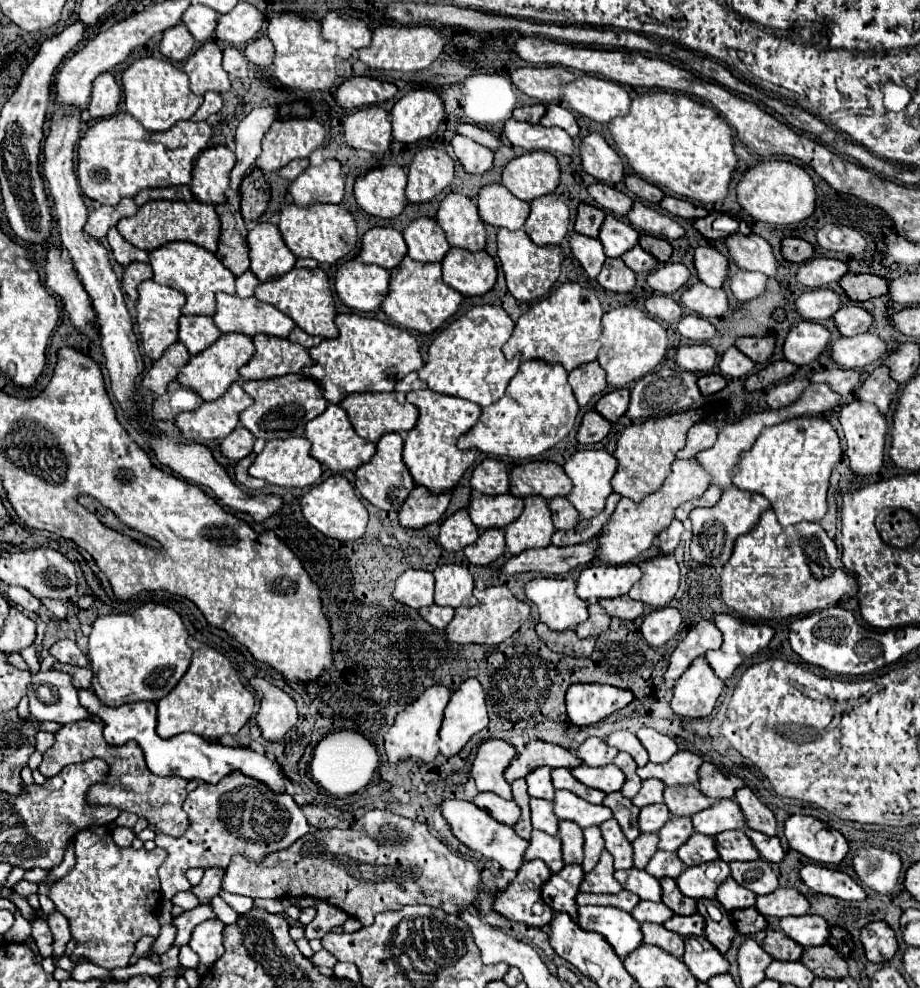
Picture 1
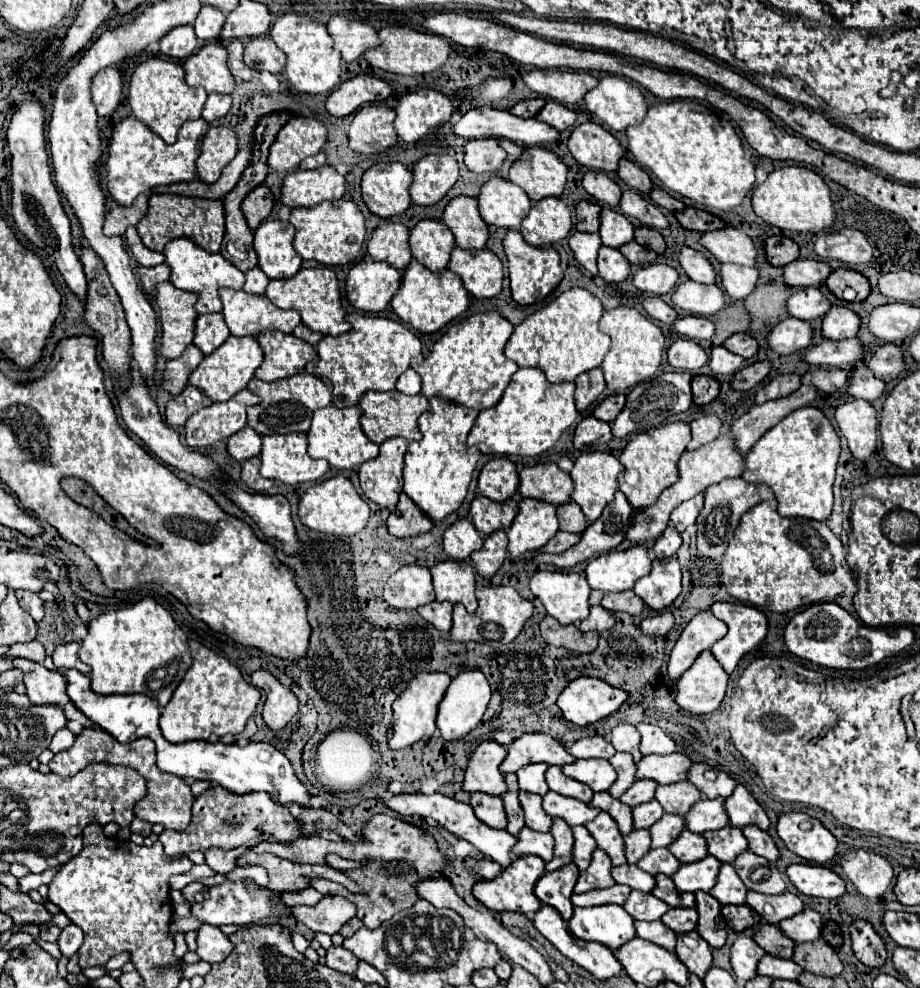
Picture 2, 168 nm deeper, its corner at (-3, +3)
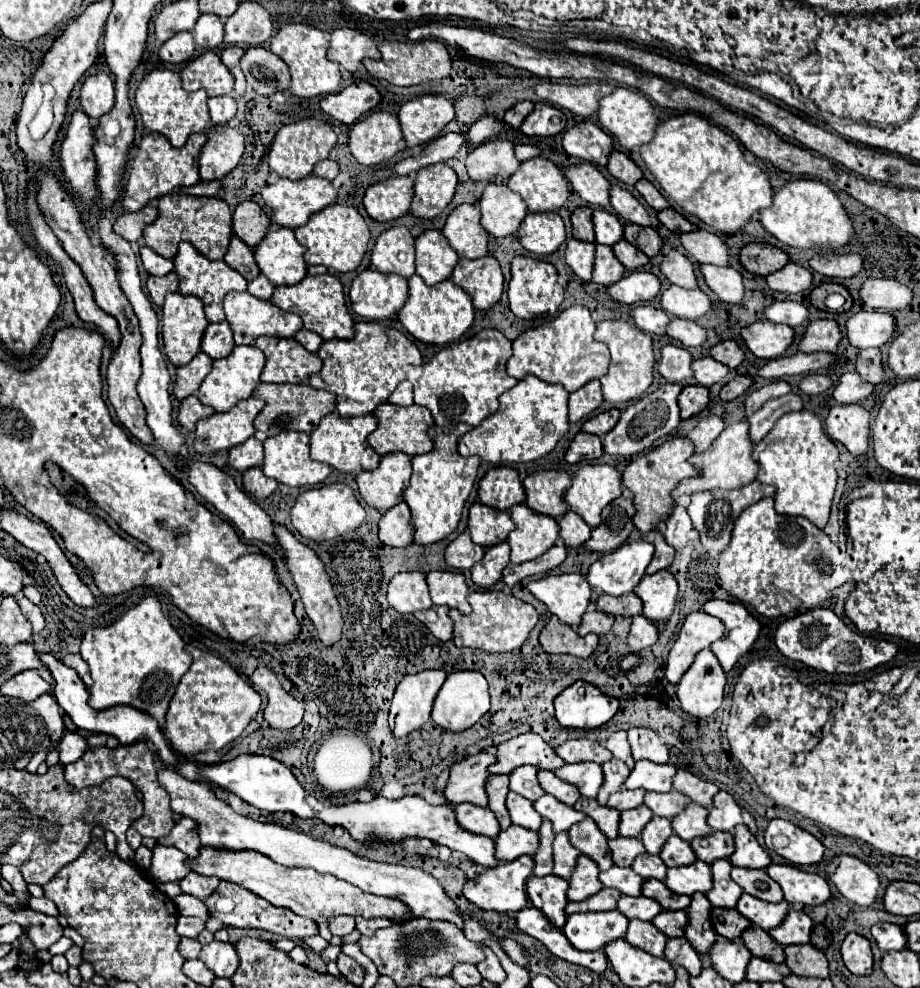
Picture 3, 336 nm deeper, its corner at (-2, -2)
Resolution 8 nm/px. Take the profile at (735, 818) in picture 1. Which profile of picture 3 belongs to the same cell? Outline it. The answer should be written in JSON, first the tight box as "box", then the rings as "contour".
{"box":[671,803,713,841],"contour":[[[689,803],[681,815],[673,817],[673,821],[671,821],[673,831],[683,841],[693,841],[695,837],[711,835],[713,829],[707,823],[707,815],[709,815],[709,809],[697,805],[697,803]]]}

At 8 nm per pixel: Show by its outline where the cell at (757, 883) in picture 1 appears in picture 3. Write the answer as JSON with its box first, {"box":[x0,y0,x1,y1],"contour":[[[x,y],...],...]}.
{"box":[731,867,783,903],"contour":[[[733,867],[731,877],[733,877],[735,883],[739,883],[743,887],[745,893],[749,893],[757,899],[765,899],[765,901],[773,901],[773,903],[783,901],[781,887],[767,875],[767,871]]]}

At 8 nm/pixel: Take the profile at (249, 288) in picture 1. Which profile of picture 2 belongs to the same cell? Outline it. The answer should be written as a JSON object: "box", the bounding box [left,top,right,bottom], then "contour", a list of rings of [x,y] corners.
{"box":[244,268,270,294],"contour":[[[252,268],[250,272],[246,272],[244,292],[250,292],[250,294],[264,294],[268,282],[270,282],[268,276],[264,276],[264,272],[262,272],[260,268]]]}

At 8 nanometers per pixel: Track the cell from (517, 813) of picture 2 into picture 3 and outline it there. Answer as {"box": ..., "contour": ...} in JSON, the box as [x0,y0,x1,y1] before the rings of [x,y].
{"box":[487,775,511,829],"contour":[[[491,775],[487,785],[487,795],[489,795],[489,809],[495,813],[501,829],[509,829],[511,827],[511,819],[505,807],[505,799],[509,793],[509,775]]]}

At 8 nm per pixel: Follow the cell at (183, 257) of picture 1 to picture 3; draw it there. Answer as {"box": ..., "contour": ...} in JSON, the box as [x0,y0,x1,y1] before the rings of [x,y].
{"box":[173,243,247,323],"contour":[[[191,243],[179,245],[179,251],[177,251],[173,263],[175,263],[175,273],[179,275],[179,291],[183,295],[195,295],[203,301],[209,323],[217,323],[217,321],[225,319],[223,297],[229,291],[245,291],[247,289],[247,281],[235,269],[231,269],[225,261],[209,261]]]}

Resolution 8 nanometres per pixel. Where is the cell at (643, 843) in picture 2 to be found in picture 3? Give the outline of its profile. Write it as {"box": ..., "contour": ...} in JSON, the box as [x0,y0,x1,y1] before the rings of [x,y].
{"box":[609,837,645,867],"contour":[[[617,837],[609,841],[613,863],[617,867],[631,867],[637,855],[645,853],[645,845],[641,839],[629,839],[629,837]]]}

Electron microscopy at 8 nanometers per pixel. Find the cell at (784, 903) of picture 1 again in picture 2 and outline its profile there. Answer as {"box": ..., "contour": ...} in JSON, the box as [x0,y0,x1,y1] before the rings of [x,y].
{"box":[746,892,804,924],"contour":[[[748,892],[746,904],[754,912],[758,912],[758,916],[768,924],[780,924],[784,918],[792,918],[804,908],[802,900],[790,892],[776,894],[776,896],[768,896],[768,894],[760,894],[760,892]]]}

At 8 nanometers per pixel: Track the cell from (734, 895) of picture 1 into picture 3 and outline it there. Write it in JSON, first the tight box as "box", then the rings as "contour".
{"box":[707,859,743,909],"contour":[[[719,859],[711,865],[713,871],[713,889],[707,893],[707,899],[713,907],[733,909],[743,893],[743,889],[731,879],[731,861]]]}

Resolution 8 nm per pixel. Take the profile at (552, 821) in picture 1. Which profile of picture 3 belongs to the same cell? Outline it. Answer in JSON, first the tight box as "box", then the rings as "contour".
{"box":[507,791,543,831],"contour":[[[511,791],[507,795],[507,809],[509,809],[513,825],[519,825],[519,827],[525,827],[525,829],[531,829],[531,831],[537,831],[541,827],[543,819],[535,811],[535,807],[529,799],[525,799],[525,797]]]}

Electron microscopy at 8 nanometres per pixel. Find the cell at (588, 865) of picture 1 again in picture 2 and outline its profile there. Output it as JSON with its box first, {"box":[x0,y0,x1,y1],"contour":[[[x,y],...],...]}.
{"box":[572,826,596,870],"contour":[[[574,826],[572,834],[574,834],[574,858],[572,858],[572,862],[578,866],[578,870],[586,870],[590,860],[592,860],[592,852],[596,848],[596,842],[592,840],[590,832],[584,826]]]}

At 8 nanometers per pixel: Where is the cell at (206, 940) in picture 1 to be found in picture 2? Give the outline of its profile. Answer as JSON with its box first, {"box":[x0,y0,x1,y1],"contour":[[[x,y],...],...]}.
{"box":[196,924,232,964],"contour":[[[204,924],[200,930],[198,930],[198,938],[196,938],[196,954],[204,960],[204,962],[210,962],[210,964],[216,964],[216,962],[222,962],[226,960],[226,956],[232,952],[232,942],[228,940],[228,936],[218,928],[218,926],[210,926],[210,924]]]}

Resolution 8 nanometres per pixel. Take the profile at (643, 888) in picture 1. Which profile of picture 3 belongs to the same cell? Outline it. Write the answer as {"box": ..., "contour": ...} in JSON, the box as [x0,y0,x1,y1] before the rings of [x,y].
{"box":[599,867,643,895],"contour":[[[611,867],[609,871],[599,873],[599,879],[605,887],[615,887],[623,895],[641,895],[643,889],[643,877],[637,875],[631,867],[629,869]]]}

